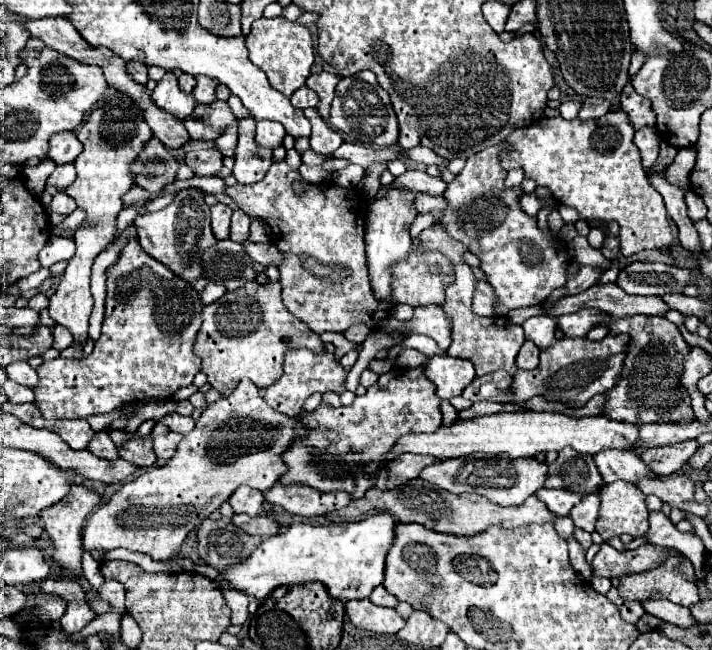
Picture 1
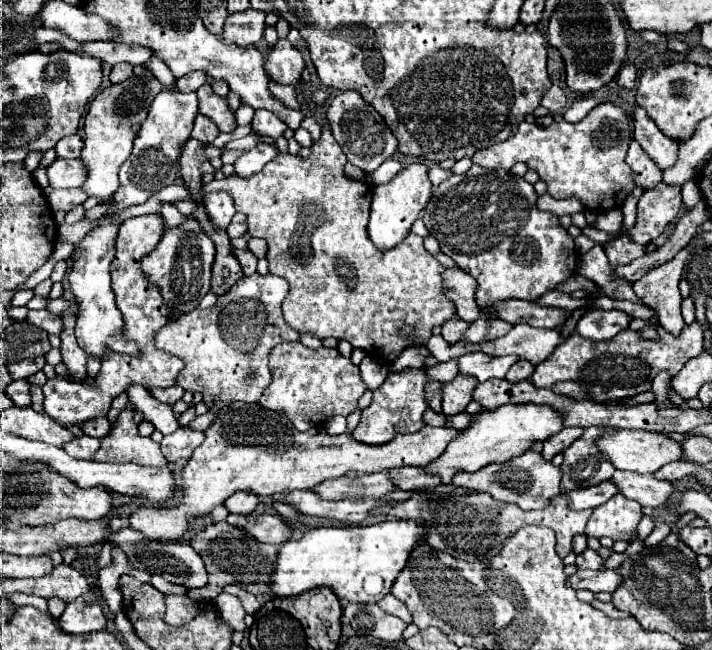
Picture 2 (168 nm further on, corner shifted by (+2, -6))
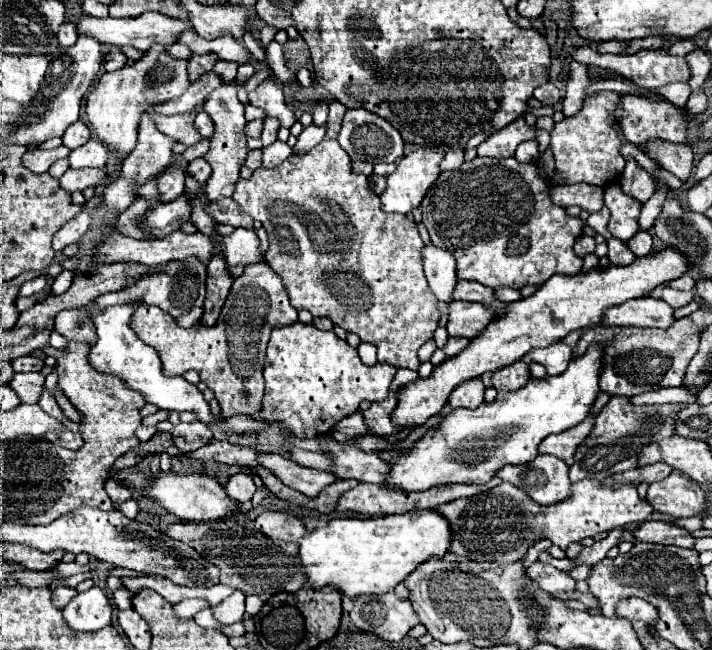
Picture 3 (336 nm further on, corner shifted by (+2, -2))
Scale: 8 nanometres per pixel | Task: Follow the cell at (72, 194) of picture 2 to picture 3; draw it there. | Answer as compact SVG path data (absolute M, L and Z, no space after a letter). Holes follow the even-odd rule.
M67 169L59 179L61 187L69 193L85 191L87 187L99 187L105 183L109 175L103 169Z

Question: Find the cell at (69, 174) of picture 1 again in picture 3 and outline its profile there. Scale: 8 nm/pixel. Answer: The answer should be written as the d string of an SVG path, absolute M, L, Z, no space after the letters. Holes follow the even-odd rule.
M87 141L85 145L77 147L71 151L71 155L67 157L69 161L69 169L85 169L85 167L105 167L107 165L107 157L109 157L109 147L103 145L101 141Z

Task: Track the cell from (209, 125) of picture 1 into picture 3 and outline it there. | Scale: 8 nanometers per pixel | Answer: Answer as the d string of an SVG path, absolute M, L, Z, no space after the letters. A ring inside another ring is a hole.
M199 111L199 113L197 113L193 125L195 125L195 129L197 129L203 137L211 137L213 131L215 131L215 129L213 129L213 121L209 119L209 115L207 115L205 111Z

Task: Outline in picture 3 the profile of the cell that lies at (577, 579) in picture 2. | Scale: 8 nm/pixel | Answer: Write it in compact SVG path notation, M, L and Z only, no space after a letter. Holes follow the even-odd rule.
M535 561L527 569L527 575L531 579L535 579L539 583L539 587L545 589L547 593L567 593L567 591L577 589L577 581L567 571L559 571L549 563Z

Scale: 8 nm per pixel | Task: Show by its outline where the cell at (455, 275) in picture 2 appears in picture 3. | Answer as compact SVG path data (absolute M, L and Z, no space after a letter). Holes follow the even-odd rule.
M427 245L423 249L423 261L425 261L425 277L435 297L443 303L451 303L453 289L459 281L457 263L453 261L453 255L435 245Z

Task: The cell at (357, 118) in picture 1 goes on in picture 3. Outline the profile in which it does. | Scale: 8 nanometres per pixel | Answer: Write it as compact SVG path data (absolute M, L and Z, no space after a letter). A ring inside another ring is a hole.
M357 107L357 109L347 109L343 117L343 125L339 131L339 145L345 149L345 153L353 161L369 161L369 163L393 163L403 155L403 139L399 131L379 115Z

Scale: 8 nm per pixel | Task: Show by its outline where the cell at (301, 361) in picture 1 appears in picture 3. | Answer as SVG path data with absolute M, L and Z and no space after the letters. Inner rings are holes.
M299 321L273 329L263 369L265 397L259 417L283 421L301 439L325 435L343 417L353 415L363 399L385 399L395 371L387 363L377 363L375 367L363 365L357 351L347 341L337 339L333 331L321 331L315 325L303 325Z

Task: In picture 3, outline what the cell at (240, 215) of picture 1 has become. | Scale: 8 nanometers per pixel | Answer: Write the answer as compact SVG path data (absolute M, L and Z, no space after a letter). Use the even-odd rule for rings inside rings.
M221 197L219 201L209 203L209 215L223 225L231 225L231 227L245 227L245 229L253 229L253 219L245 213L241 213L239 205L229 199L229 197Z

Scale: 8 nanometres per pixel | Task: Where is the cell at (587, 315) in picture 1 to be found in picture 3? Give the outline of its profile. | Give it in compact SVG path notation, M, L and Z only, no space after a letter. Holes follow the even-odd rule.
M641 297L631 299L621 305L609 307L603 313L601 325L603 327L661 327L667 329L675 321L673 309L655 297Z

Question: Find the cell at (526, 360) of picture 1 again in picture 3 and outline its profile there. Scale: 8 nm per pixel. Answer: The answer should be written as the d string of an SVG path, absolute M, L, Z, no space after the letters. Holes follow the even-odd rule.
M515 361L513 365L507 365L493 373L493 387L497 391L515 391L527 385L531 379L529 365L525 361Z

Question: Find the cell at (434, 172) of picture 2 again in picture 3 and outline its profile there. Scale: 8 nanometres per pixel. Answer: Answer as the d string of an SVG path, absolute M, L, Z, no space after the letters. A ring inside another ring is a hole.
M457 149L457 151L447 151L439 167L441 171L449 171L449 169L457 169L461 163L463 163L463 151Z

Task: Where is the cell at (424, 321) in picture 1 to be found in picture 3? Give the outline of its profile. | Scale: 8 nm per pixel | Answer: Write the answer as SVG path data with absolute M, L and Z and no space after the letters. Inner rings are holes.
M453 301L453 305L449 305L447 333L473 339L485 329L485 325L493 321L493 317L495 313L481 303Z

